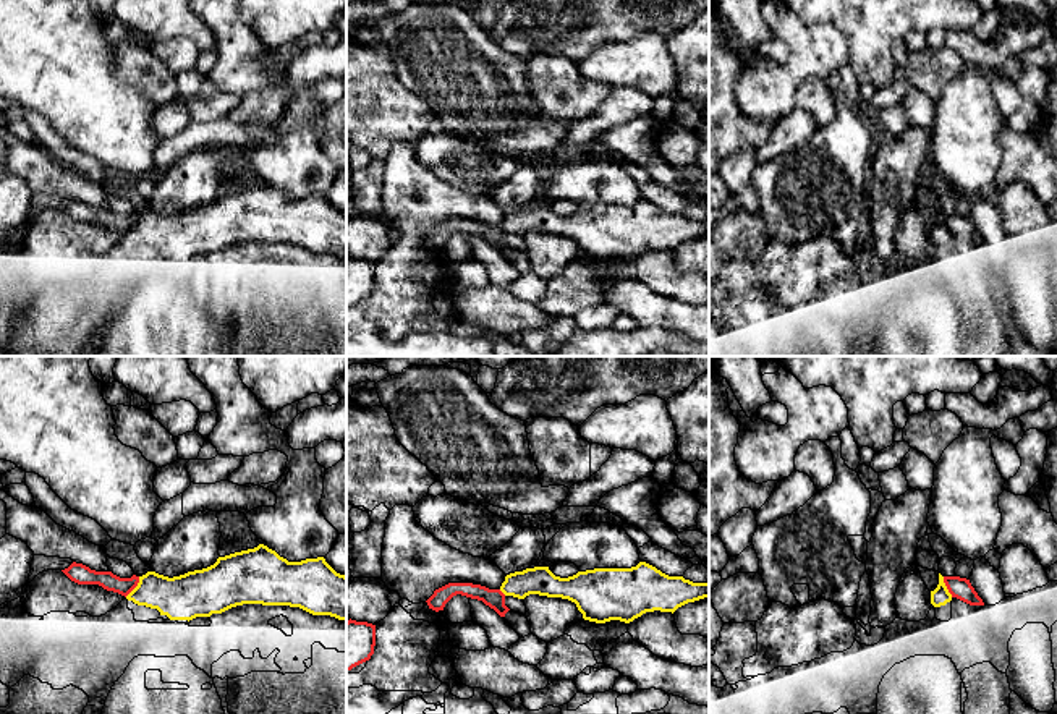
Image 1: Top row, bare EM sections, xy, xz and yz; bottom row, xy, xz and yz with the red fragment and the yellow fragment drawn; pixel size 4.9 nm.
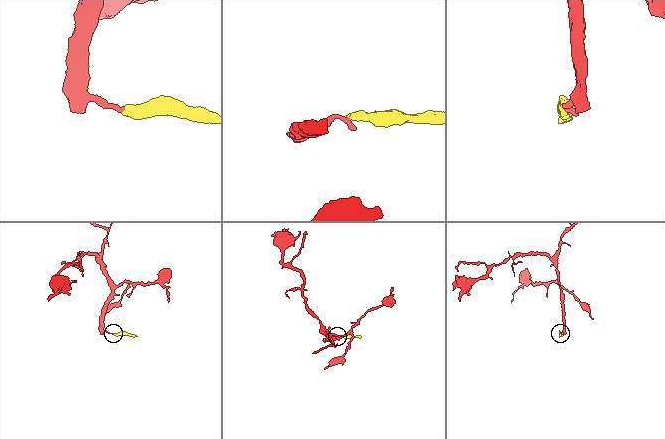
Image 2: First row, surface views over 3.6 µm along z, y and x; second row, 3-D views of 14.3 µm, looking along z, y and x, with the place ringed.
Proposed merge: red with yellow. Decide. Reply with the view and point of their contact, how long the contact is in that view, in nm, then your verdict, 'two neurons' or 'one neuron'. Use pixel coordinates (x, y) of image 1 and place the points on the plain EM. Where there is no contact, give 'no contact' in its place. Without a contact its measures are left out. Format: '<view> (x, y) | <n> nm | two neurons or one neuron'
xy (135, 224) | 130 nm | two neurons

